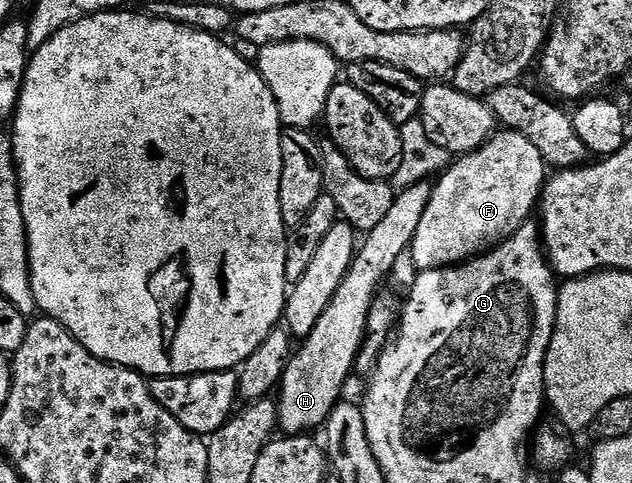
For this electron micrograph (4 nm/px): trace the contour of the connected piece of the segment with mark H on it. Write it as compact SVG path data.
M424 181L404 186L396 194L393 209L389 209L381 225L366 232L364 239L367 240L358 244L355 260L347 270L345 281L341 281L341 289L337 289L333 301L329 301L329 309L325 309L321 321L313 325L313 333L309 333L292 354L291 364L285 369L283 382L277 388L278 426L285 429L287 435L311 433L314 427L322 428L331 411L344 398L343 386L351 370L356 370L359 350L367 338L367 318L377 303L375 294L379 286L384 286L397 257L409 250L417 225L421 225L421 217L425 217L432 190L432 184Z

